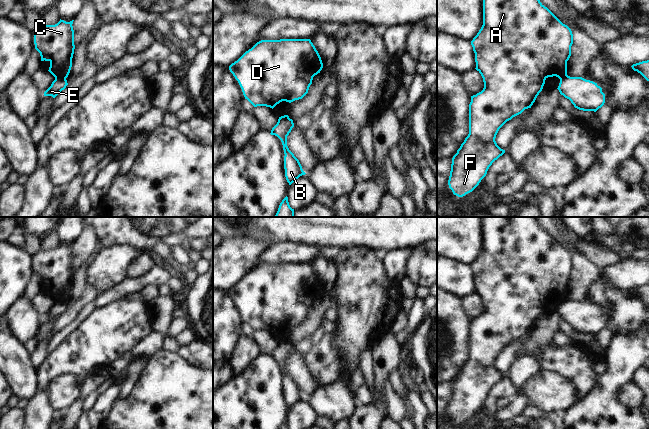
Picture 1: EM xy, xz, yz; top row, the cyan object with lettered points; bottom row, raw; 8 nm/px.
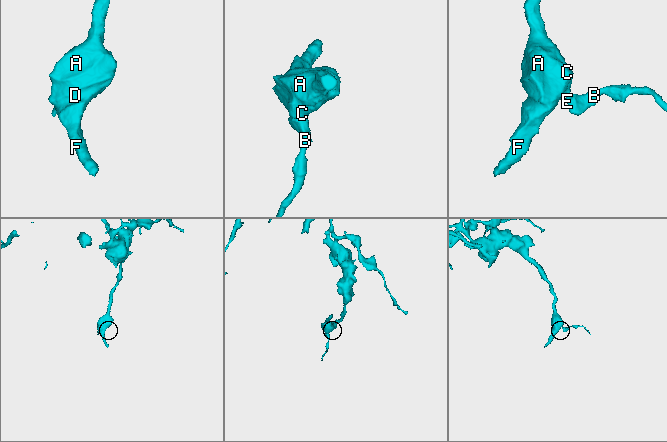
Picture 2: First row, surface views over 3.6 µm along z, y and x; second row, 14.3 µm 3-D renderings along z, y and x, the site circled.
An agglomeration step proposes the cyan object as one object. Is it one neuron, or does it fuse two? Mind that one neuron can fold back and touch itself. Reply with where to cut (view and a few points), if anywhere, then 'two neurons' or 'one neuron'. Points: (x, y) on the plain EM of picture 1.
xy (55, 301), (65, 303) | two neurons

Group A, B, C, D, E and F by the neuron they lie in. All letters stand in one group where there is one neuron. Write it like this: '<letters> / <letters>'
A C D F / B E

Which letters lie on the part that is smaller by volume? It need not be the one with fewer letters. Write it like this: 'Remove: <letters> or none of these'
Remove: B, E

